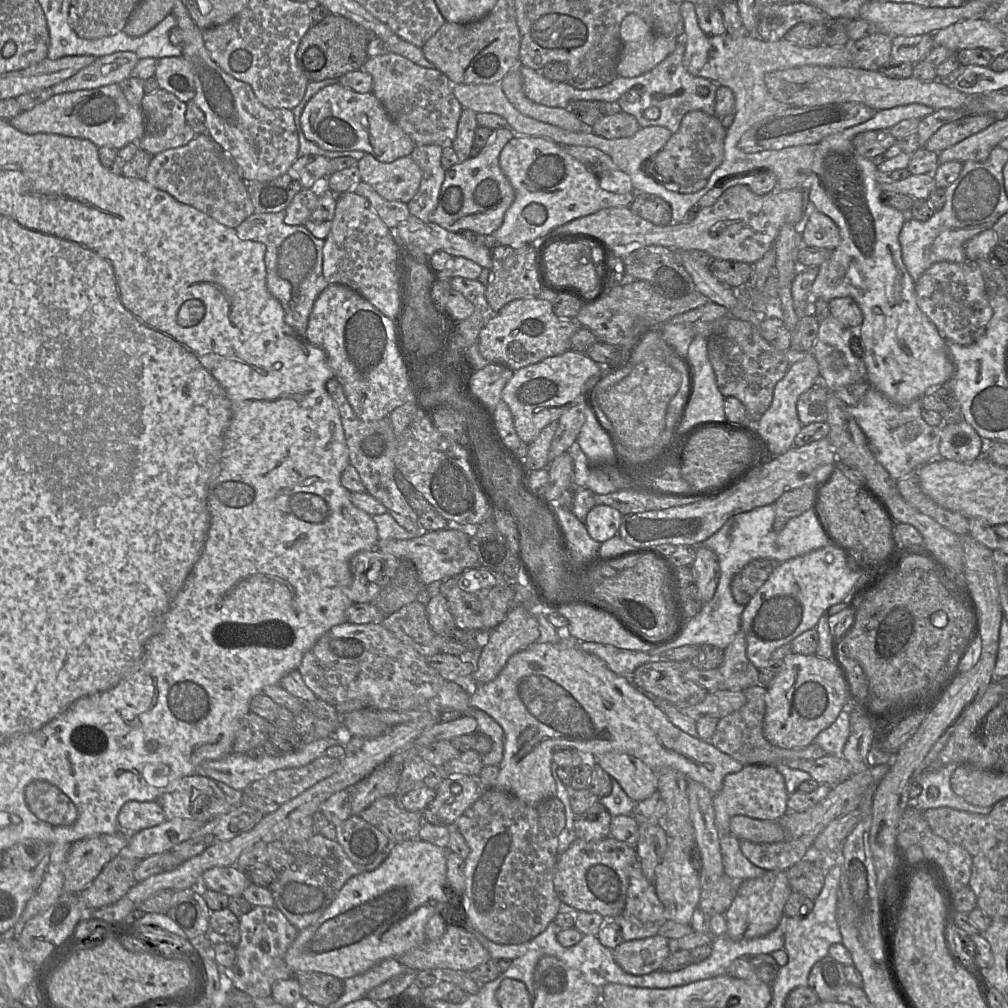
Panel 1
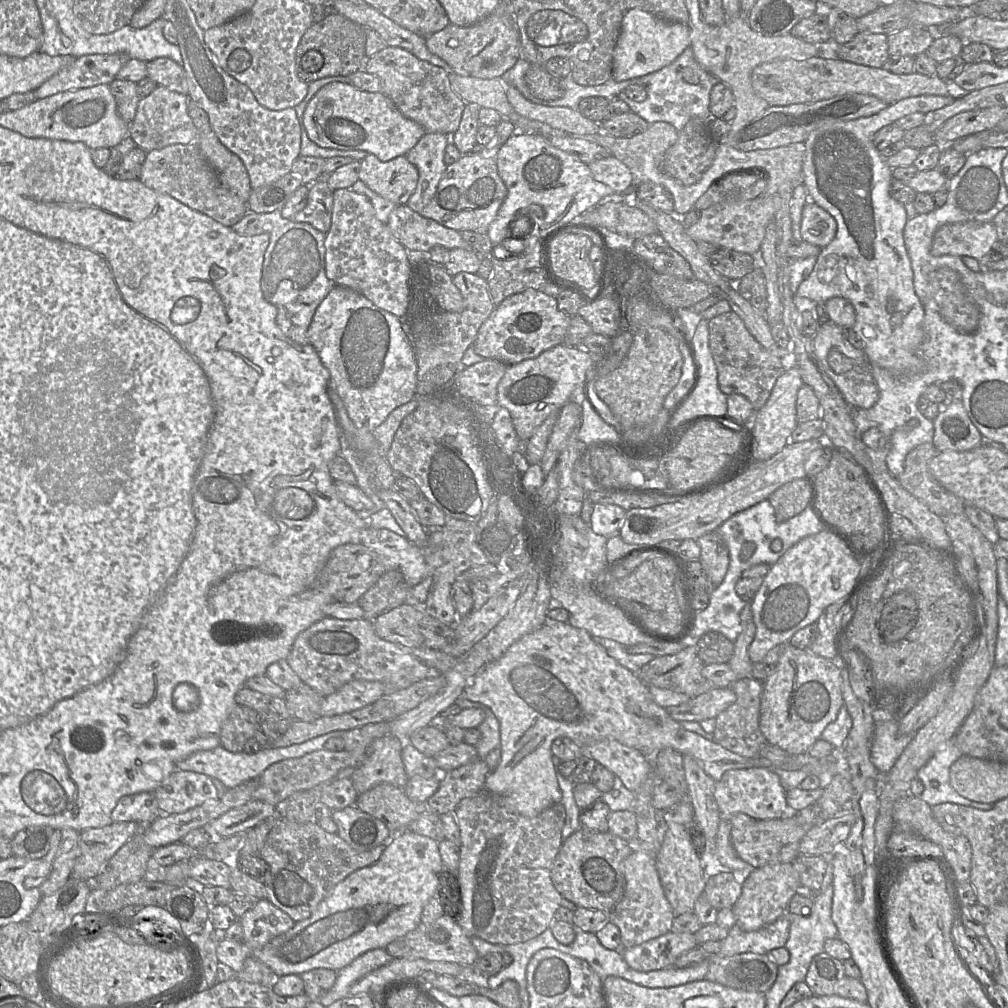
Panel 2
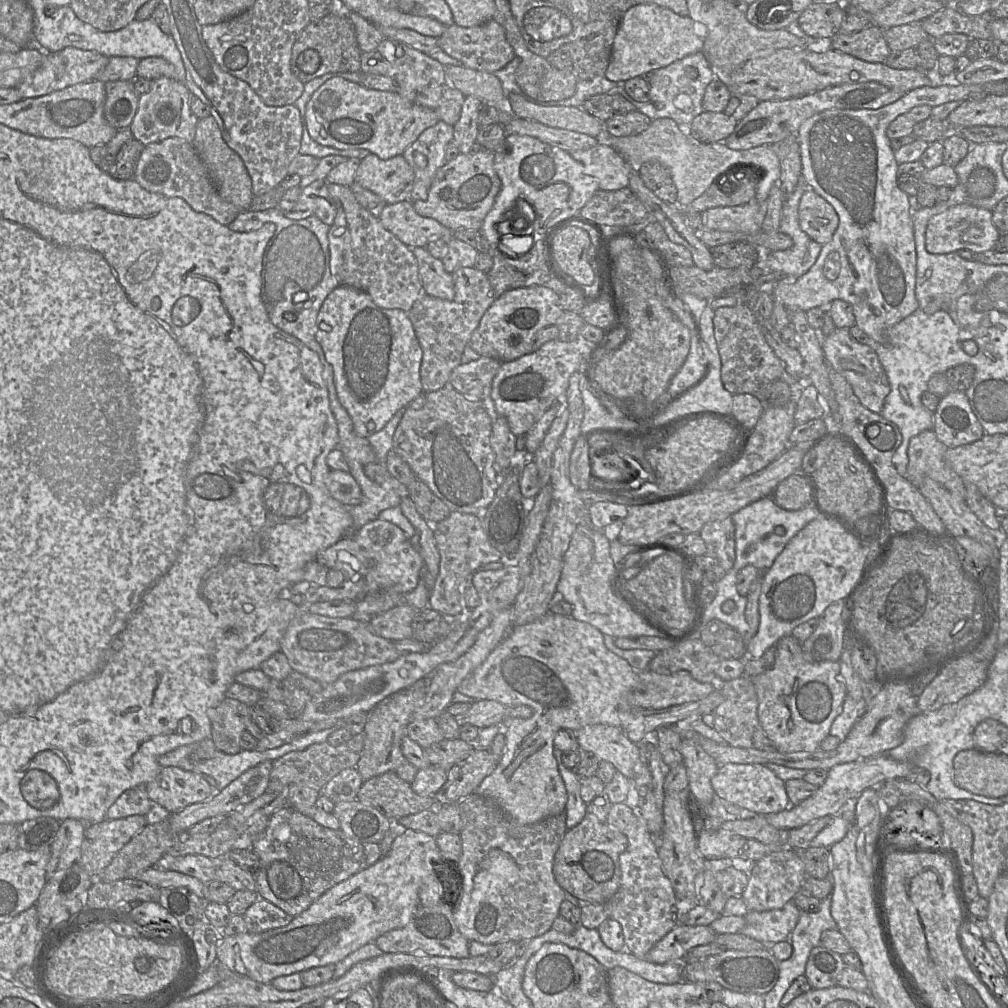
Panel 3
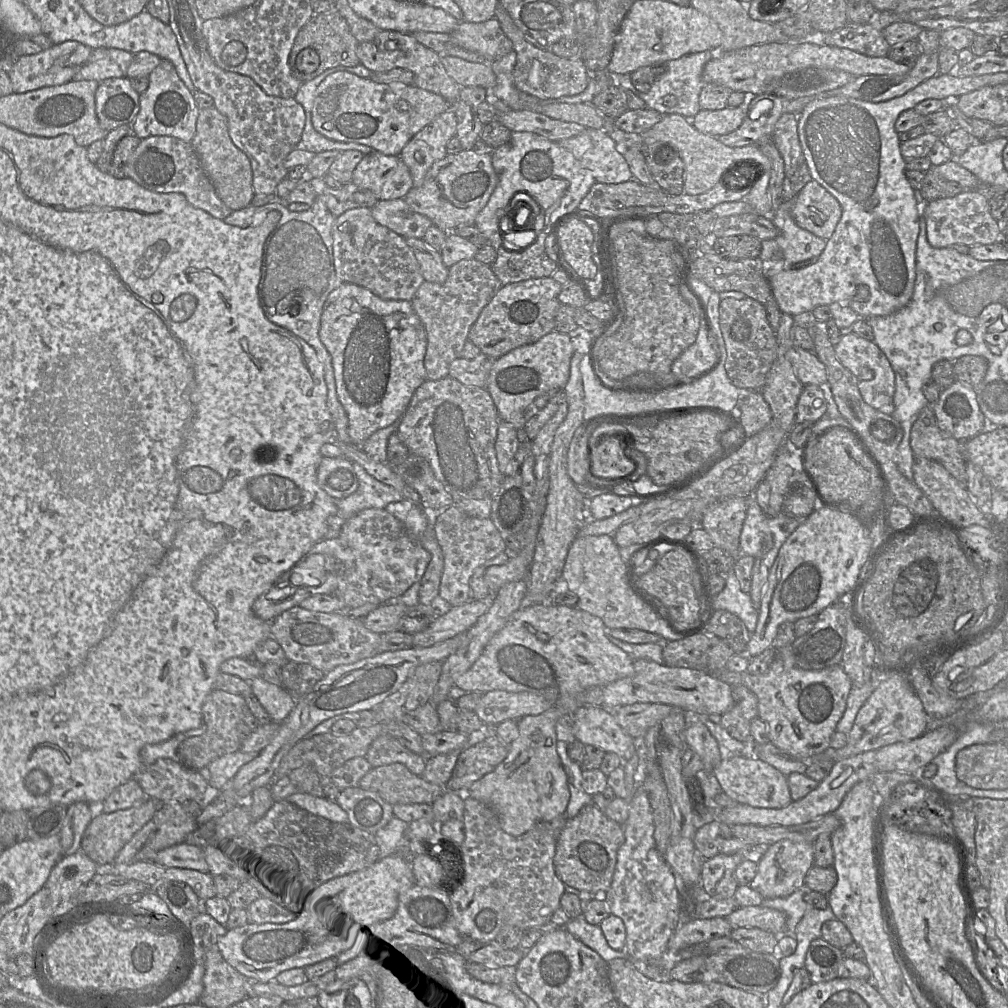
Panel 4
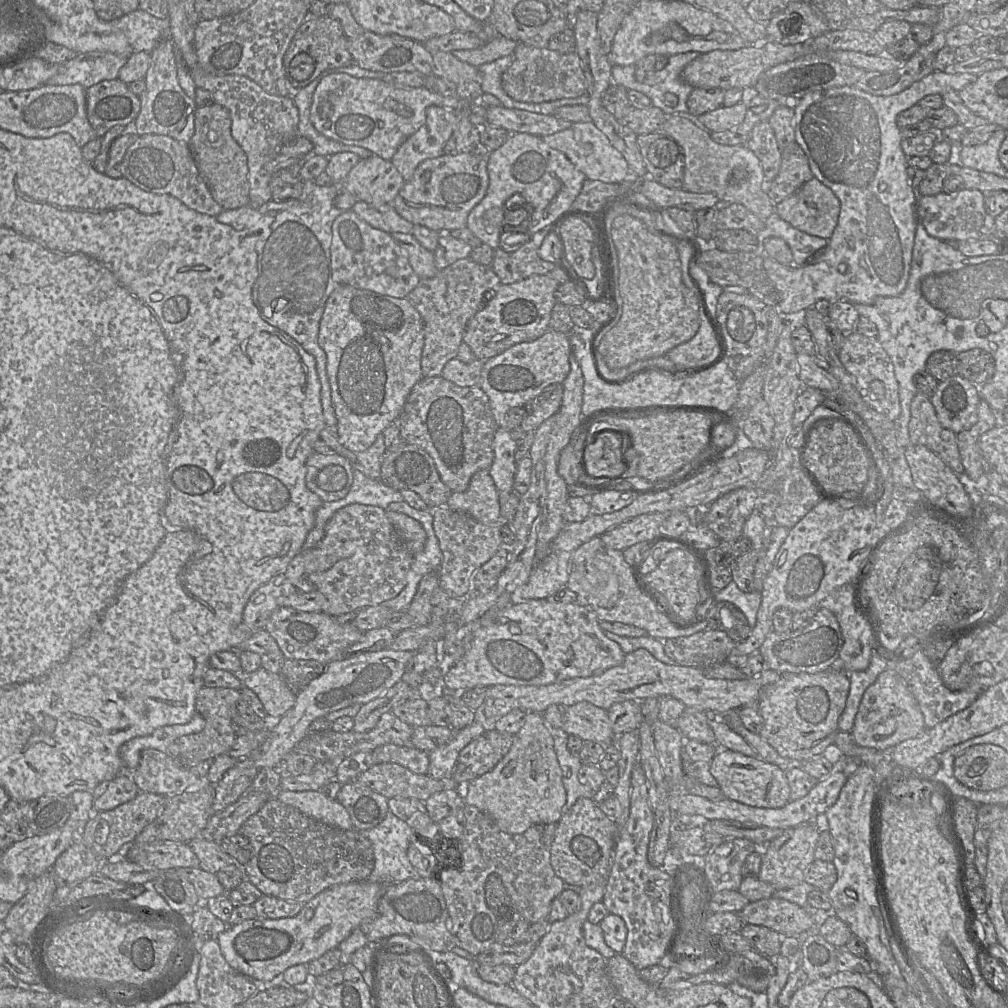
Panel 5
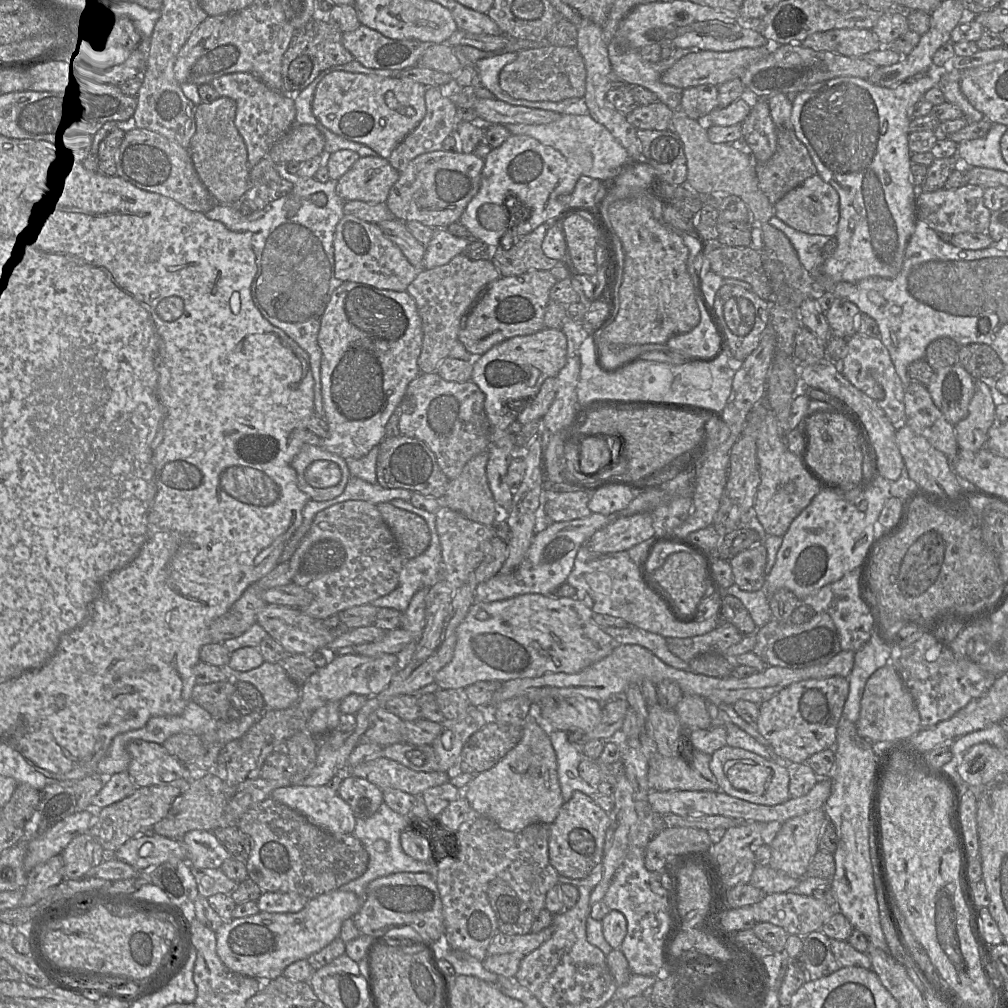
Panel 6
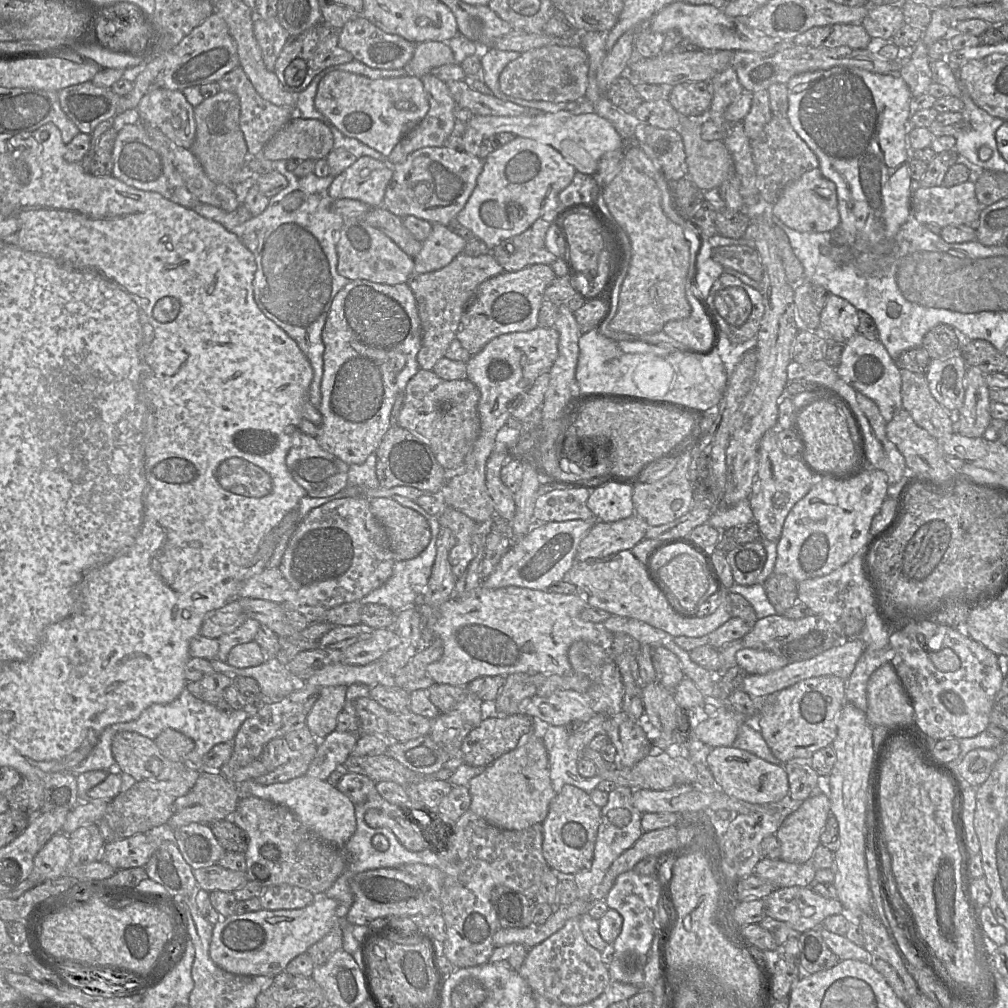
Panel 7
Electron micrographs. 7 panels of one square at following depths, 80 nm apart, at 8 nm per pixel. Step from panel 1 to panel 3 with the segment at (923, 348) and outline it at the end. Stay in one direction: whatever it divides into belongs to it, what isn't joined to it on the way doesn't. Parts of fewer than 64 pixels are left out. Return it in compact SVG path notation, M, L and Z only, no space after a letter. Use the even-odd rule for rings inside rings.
M1004 81L990 82L982 85L966 85L959 84L956 86L940 85L940 86L923 86L907 92L897 101L883 106L878 109L829 109L810 117L802 123L798 131L798 141L800 144L800 154L802 160L802 177L806 187L813 189L818 195L823 197L835 209L839 224L833 238L830 242L822 246L820 255L815 264L804 275L798 278L780 278L773 281L773 300L780 300L788 311L802 310L804 312L820 306L828 306L832 301L840 299L849 303L855 315L855 325L865 332L871 339L876 342L884 342L885 332L897 324L918 308L918 301L915 296L916 282L916 248L914 239L913 213L910 210L910 198L898 186L898 163L895 160L894 152L891 148L891 140L886 134L889 124L899 115L909 112L912 108L920 105L928 105L936 107L941 104L966 100L970 98L983 98L990 94L1002 95L1006 93L1006 83Z

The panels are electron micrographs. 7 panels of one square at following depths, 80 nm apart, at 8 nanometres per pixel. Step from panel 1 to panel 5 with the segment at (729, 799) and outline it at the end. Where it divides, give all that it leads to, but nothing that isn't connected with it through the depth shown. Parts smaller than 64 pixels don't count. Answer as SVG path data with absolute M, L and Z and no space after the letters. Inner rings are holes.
M720 749L710 763L710 771L728 799L760 808L780 808L790 801L790 786L786 772L760 758Z

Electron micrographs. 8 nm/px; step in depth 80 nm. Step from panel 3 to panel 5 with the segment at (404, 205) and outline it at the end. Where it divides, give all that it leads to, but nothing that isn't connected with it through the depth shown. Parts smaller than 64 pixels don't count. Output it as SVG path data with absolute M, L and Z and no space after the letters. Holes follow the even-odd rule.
M356 202L352 209L361 220L387 233L412 234L414 224L401 217L391 204Z

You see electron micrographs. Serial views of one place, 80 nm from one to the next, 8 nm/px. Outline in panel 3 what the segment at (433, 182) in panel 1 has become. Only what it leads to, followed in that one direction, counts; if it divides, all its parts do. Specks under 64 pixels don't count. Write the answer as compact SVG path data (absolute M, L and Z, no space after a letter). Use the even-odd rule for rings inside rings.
M439 120L425 129L402 153L414 171L410 200L426 200L436 172L447 161L445 150L453 140L454 127Z

